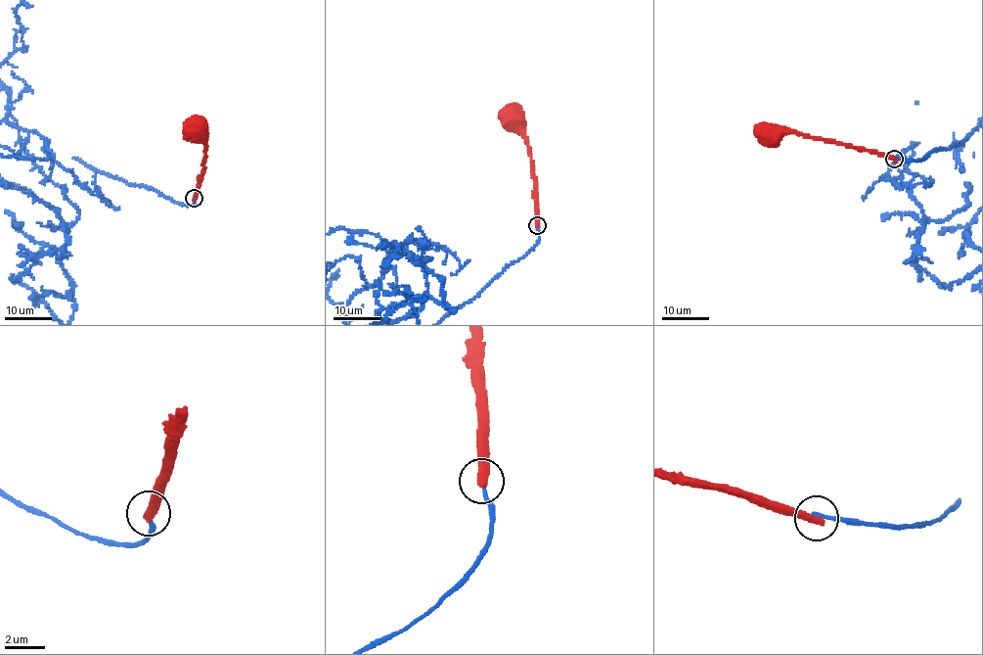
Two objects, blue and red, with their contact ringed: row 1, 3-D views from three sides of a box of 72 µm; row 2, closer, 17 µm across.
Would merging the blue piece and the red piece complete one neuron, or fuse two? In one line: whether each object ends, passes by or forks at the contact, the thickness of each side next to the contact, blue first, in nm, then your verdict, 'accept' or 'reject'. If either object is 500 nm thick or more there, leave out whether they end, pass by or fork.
blue ends; red ends; calibres 170 and 440 nm; reject

